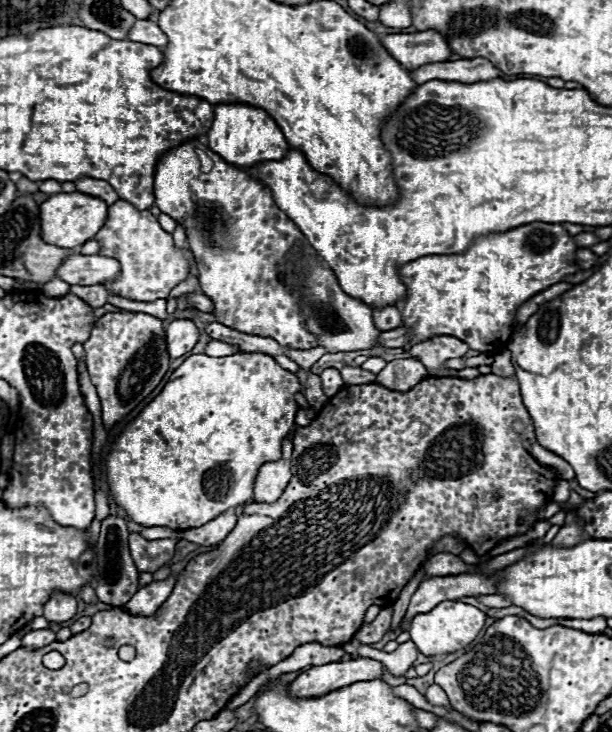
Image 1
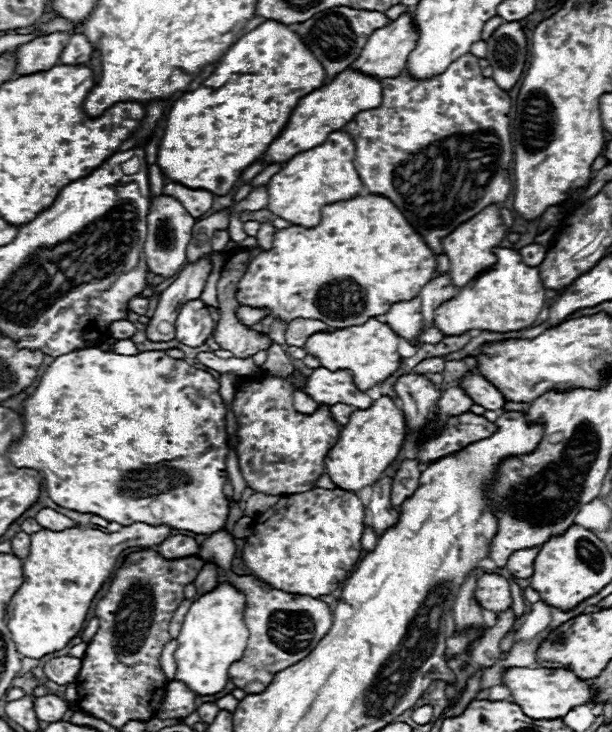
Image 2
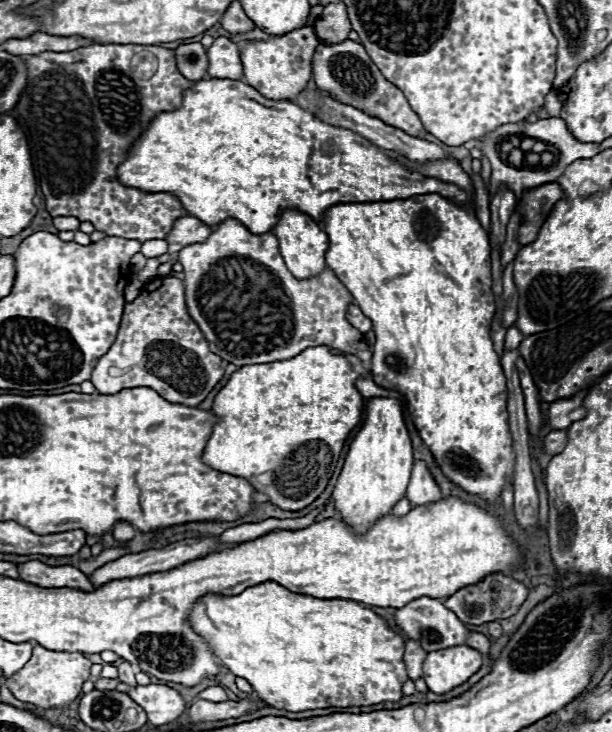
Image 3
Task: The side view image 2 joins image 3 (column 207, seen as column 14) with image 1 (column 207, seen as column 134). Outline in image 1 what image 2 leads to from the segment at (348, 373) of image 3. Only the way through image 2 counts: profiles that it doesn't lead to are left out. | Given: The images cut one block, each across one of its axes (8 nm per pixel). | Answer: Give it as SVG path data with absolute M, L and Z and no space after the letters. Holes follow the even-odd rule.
M240 352L232 356L222 356L214 358L208 354L196 354L188 356L180 368L176 368L168 380L168 384L162 388L162 392L132 420L128 422L120 436L112 442L106 460L104 460L104 478L108 482L108 492L114 504L128 516L128 520L140 524L140 526L166 526L172 530L188 530L188 528L198 528L222 512L236 508L240 504L246 504L252 500L252 488L254 488L254 478L260 470L262 464L280 460L282 458L282 440L292 432L294 428L294 416L298 410L298 404L294 402L294 394L300 390L300 382L296 374L284 370L272 356L268 354L252 354L252 352Z

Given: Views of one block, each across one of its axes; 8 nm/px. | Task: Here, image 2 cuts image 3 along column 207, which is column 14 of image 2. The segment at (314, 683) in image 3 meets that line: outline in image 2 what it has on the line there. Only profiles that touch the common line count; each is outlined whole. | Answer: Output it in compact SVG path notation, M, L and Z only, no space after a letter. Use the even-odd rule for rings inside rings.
M136 522L120 532L104 534L96 528L66 528L60 532L42 528L30 536L30 554L24 560L24 584L8 604L8 630L16 648L26 658L42 658L64 648L86 620L88 608L116 568L116 560L128 546L156 546L170 536L168 526Z

